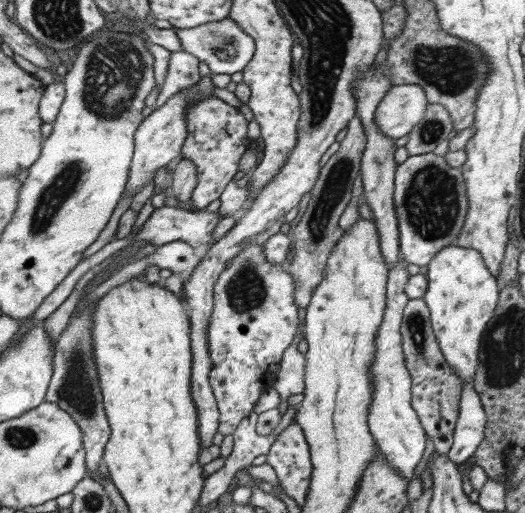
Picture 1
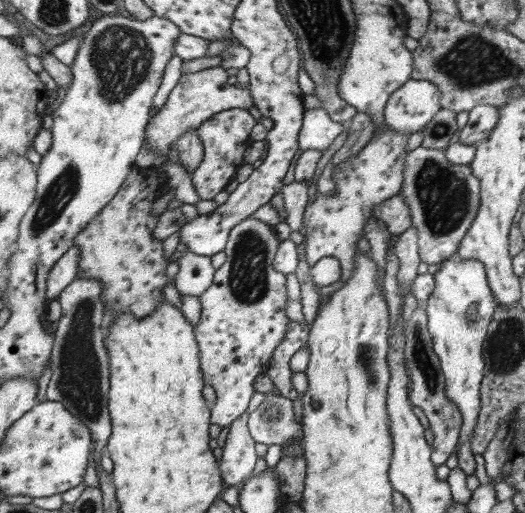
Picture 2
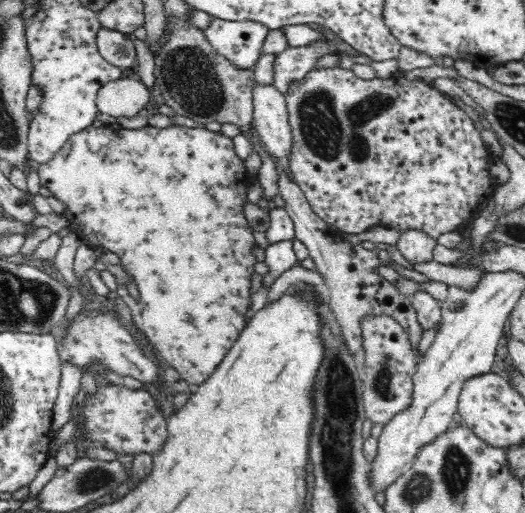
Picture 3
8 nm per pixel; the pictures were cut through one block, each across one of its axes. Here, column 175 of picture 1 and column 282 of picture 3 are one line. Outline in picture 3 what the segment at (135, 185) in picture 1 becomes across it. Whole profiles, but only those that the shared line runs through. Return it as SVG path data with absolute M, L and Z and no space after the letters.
M274 84L253 87L253 125L266 151L276 159L289 160L292 130L285 95Z

